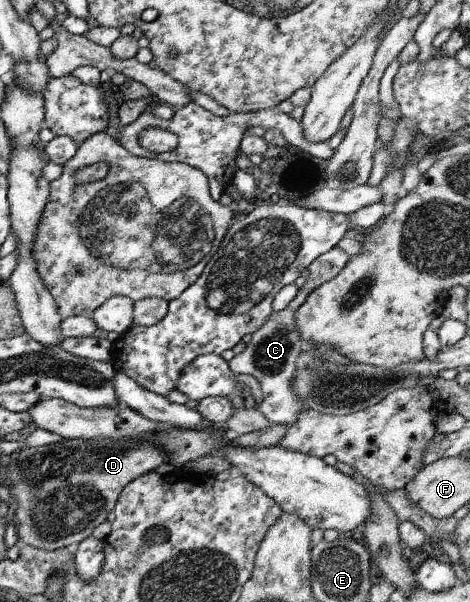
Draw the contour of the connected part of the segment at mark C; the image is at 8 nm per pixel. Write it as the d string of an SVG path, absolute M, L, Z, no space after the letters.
M287 307L279 312L272 311L265 323L251 334L251 341L243 352L228 361L229 369L234 374L244 373L257 380L262 400L255 409L271 424L291 425L301 412L309 412L302 407L302 403L292 392L294 369L301 358L301 351L305 350L307 345L297 335L294 315L295 312Z

